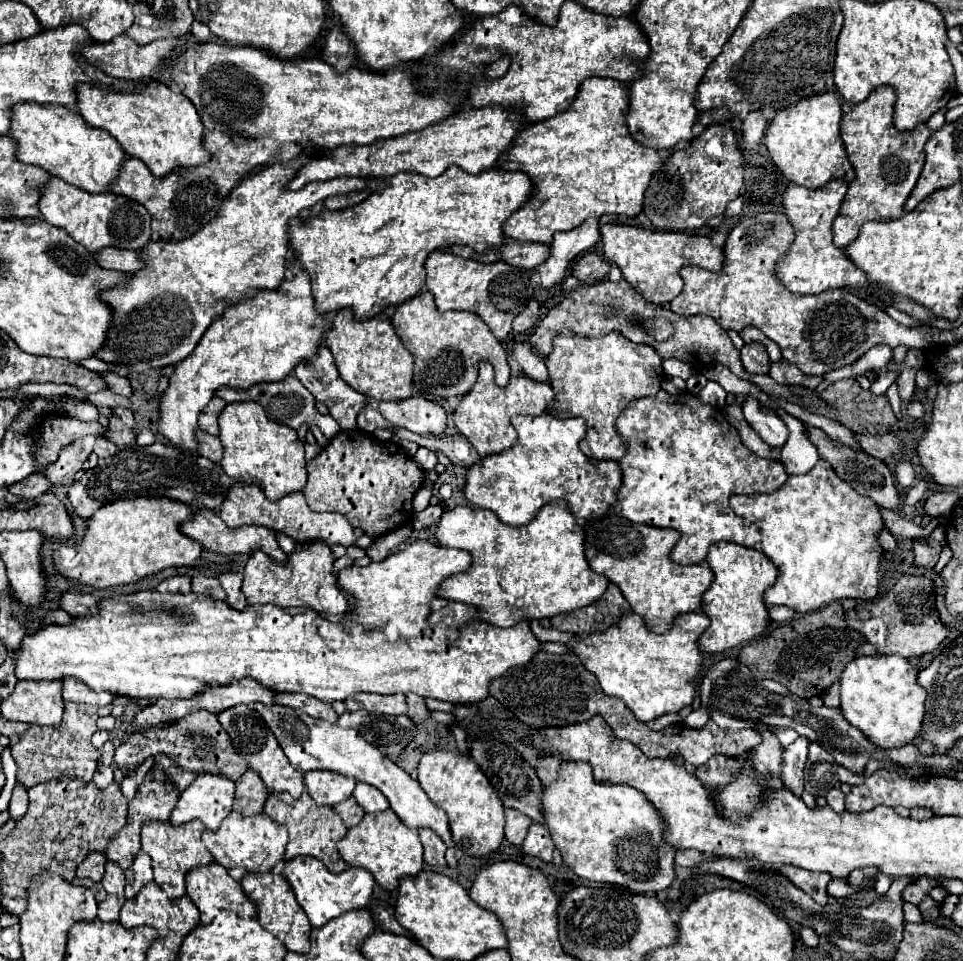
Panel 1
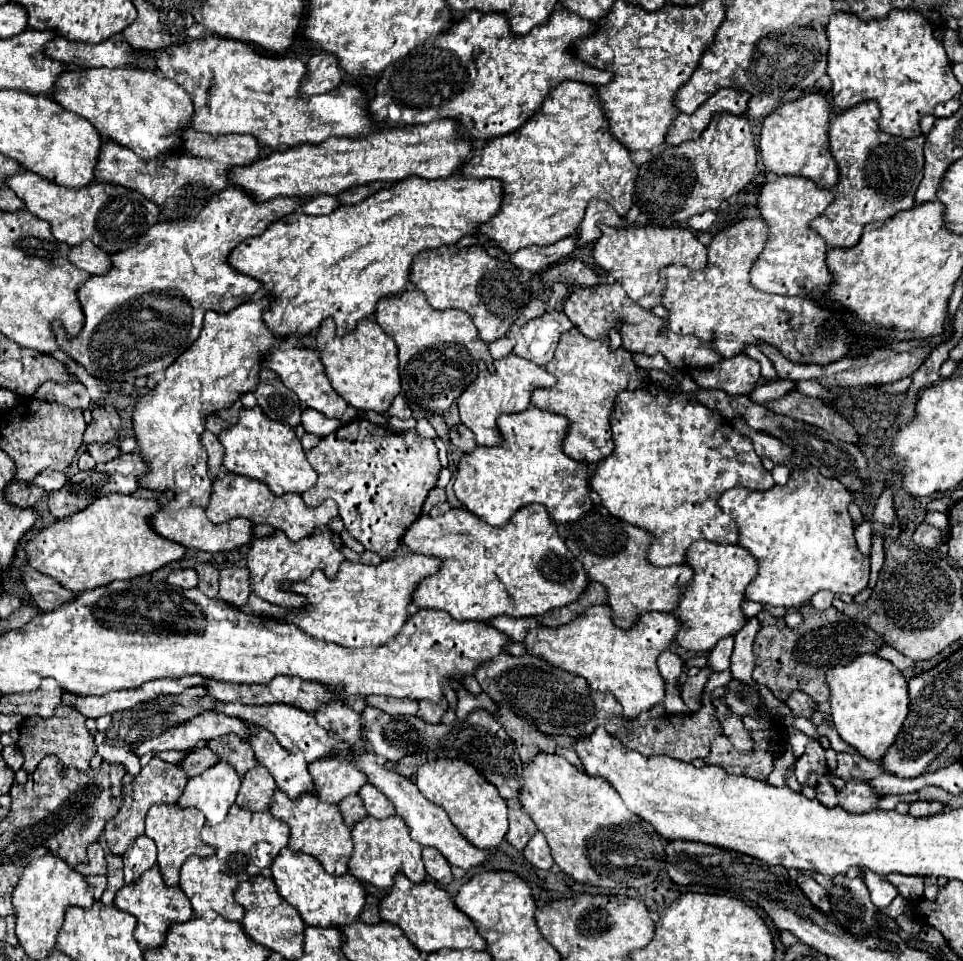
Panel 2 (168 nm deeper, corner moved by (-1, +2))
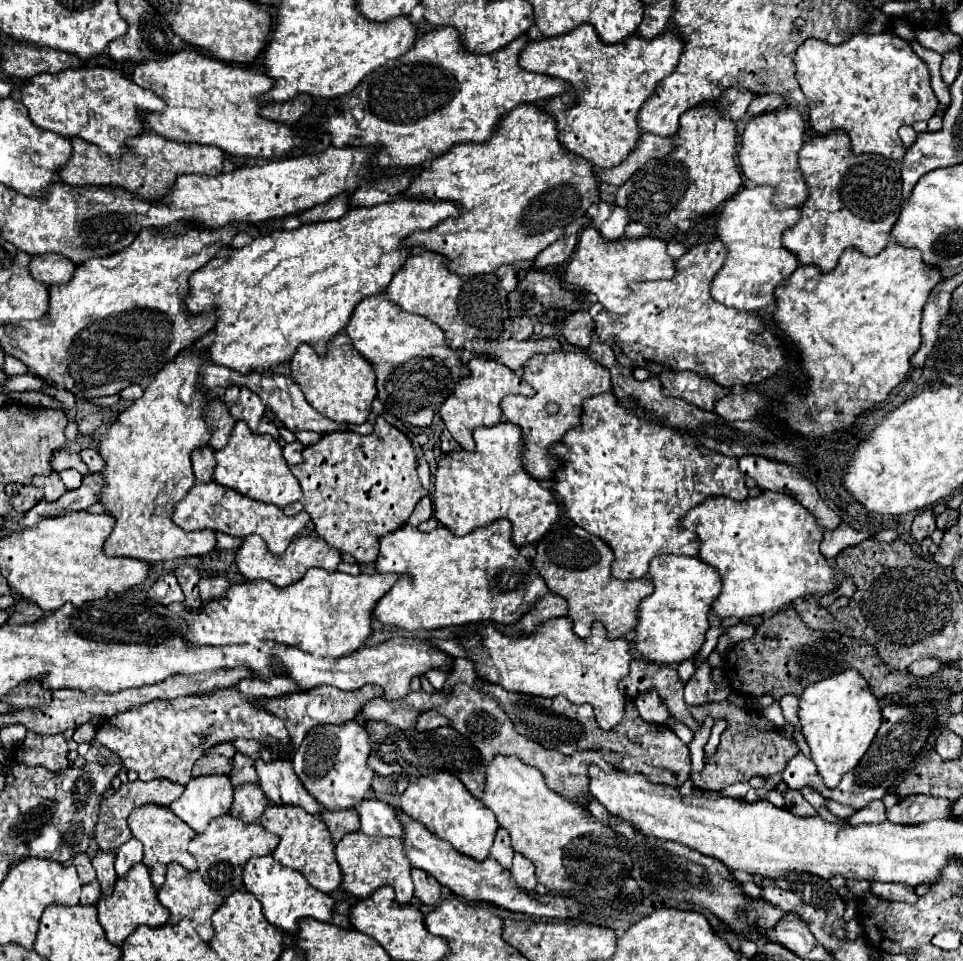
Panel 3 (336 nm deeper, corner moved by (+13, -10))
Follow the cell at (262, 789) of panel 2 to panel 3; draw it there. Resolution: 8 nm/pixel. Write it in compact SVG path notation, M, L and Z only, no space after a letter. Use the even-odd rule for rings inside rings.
M240 784L234 788L234 804L230 816L242 822L256 822L268 804L270 802L258 784Z

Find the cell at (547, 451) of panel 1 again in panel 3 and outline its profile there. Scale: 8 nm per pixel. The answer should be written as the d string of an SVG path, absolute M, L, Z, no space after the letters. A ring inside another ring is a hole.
M500 422L492 428L476 428L472 432L472 438L476 442L474 452L466 452L460 448L460 450L444 454L438 462L438 468L434 472L434 496L432 496L434 518L456 536L464 536L476 530L478 526L492 524L498 518L508 518L512 522L512 544L514 546L520 548L524 544L532 544L540 540L558 520L560 508L558 508L558 502L552 498L552 492L542 488L540 482L534 480L530 474L526 474L526 470L522 468L522 462L520 462L520 452L524 444L522 432L514 424Z

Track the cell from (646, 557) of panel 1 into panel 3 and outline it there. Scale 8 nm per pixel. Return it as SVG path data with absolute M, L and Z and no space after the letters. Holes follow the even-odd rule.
M560 516L558 524L544 534L536 544L536 556L530 560L538 574L544 578L550 592L564 596L568 602L568 618L574 624L574 634L580 638L590 636L590 624L602 622L608 638L620 638L636 626L636 610L642 598L652 594L654 586L648 578L640 580L616 580L610 576L612 550L604 540L588 534L580 526Z

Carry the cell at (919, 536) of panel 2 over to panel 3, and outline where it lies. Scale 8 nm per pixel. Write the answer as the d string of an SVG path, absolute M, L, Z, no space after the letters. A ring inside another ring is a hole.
M928 508L922 514L916 516L914 524L912 524L912 538L920 544L924 538L928 538L932 532L936 530L936 516L934 512Z

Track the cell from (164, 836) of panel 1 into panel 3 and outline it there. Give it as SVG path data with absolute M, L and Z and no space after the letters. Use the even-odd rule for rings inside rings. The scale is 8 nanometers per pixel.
M158 804L138 806L130 812L128 826L130 826L134 838L138 838L144 844L144 860L142 862L146 864L146 868L150 872L150 878L152 878L156 888L160 888L164 884L166 866L170 862L178 862L190 872L196 870L196 860L186 850L188 842L196 836L196 832L188 824L184 824L180 818L176 818L176 814L172 814L170 808L164 808L164 806L158 806Z

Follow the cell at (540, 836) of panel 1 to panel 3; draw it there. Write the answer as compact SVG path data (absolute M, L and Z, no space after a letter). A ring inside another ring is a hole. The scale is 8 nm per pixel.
M514 854L514 864L510 868L512 878L516 880L518 886L526 888L526 890L534 890L536 886L536 874L534 874L534 866L528 858L524 858L522 854Z

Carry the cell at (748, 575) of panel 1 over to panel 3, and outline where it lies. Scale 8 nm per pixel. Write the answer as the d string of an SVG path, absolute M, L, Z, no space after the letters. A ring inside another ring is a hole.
M672 554L652 558L648 576L654 582L654 592L638 606L634 648L656 664L680 664L694 658L704 644L712 600L720 594L720 576L700 558Z

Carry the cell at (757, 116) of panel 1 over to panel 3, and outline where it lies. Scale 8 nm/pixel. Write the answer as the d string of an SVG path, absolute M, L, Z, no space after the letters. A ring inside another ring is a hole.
M764 94L764 96L756 96L746 112L748 118L754 118L758 114L764 114L764 112L772 112L776 108L780 108L784 104L784 98L780 94Z

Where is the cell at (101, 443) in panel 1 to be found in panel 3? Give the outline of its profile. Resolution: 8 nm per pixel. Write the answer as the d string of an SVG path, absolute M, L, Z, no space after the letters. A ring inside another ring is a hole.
M66 448L56 450L56 454L52 454L52 468L54 468L54 472L62 472L62 470L68 470L68 468L74 468L74 470L78 470L84 476L90 474L88 466L80 460L80 456L76 452L66 450Z

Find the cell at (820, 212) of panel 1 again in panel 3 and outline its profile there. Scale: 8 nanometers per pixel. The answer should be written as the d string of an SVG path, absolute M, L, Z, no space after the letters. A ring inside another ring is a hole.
M748 186L736 192L732 198L724 202L724 208L718 214L718 226L716 226L716 238L726 246L728 256L716 278L712 280L710 294L716 302L756 312L760 308L774 304L774 288L786 280L796 268L798 260L782 246L782 234L784 230L792 228L798 218L798 208L786 208L776 210L770 204L772 196L770 186Z

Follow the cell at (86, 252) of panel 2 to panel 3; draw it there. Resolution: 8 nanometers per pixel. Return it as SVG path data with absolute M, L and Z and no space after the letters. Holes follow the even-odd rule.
M40 254L32 256L32 262L28 264L32 278L36 278L42 284L64 284L74 274L74 264L68 262L62 254Z

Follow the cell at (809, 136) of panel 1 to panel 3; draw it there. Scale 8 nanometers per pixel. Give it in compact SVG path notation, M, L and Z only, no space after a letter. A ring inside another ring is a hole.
M780 108L768 114L760 114L752 118L742 132L742 142L738 150L742 174L754 184L772 186L776 190L776 202L772 202L772 206L776 208L798 208L808 196L802 172L798 170L798 150L802 148L802 136L804 120L794 108Z

